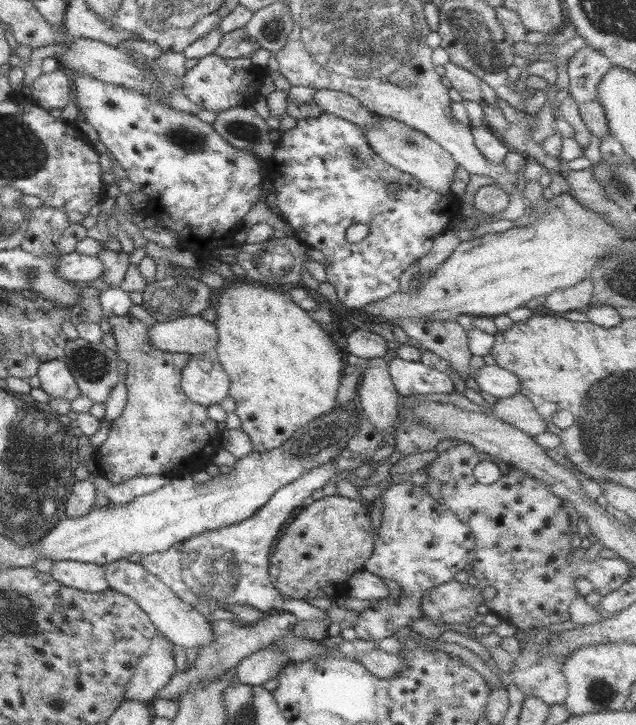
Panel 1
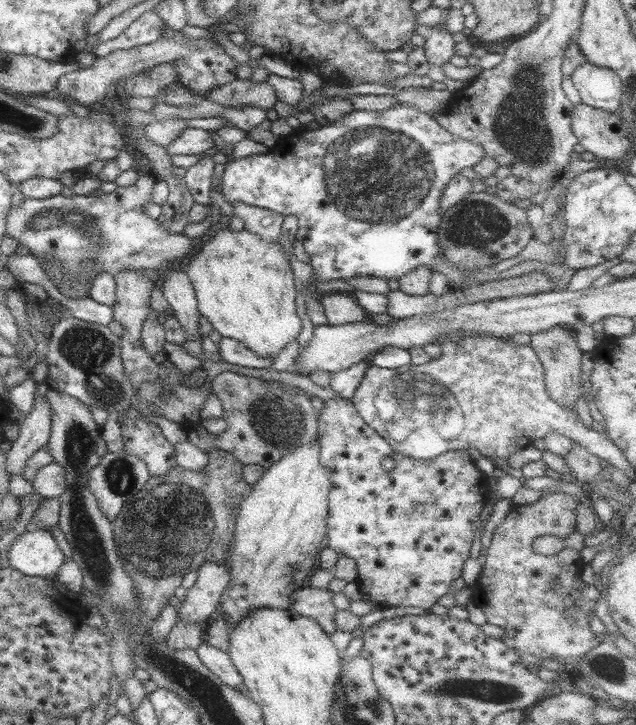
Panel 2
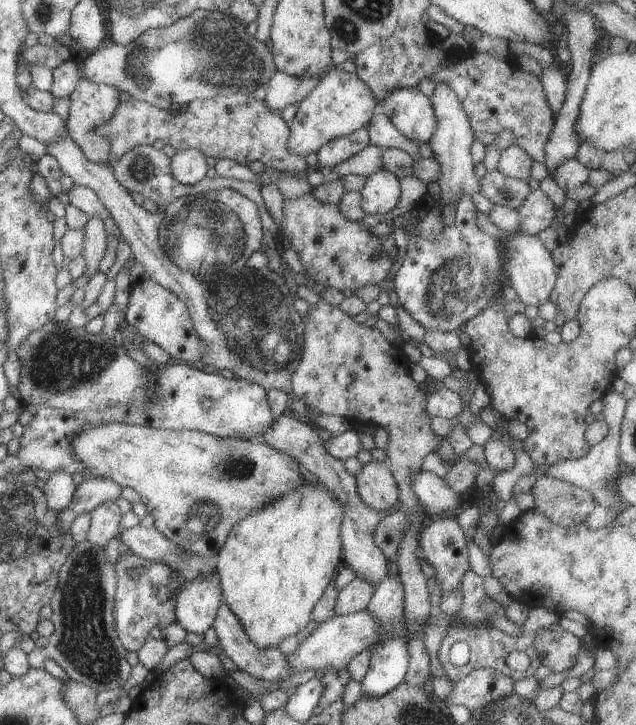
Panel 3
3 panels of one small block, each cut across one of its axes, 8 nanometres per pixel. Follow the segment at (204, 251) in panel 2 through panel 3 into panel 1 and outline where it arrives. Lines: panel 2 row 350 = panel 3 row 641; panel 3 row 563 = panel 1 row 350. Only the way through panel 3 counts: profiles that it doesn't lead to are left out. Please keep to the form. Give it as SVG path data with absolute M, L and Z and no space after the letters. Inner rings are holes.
M232 280L217 291L213 304L219 341L212 354L230 377L229 397L236 402L235 413L242 423L240 429L250 437L254 451L266 452L279 447L300 427L334 409L345 356L330 339L328 330L311 318L310 312L296 306L288 293Z

